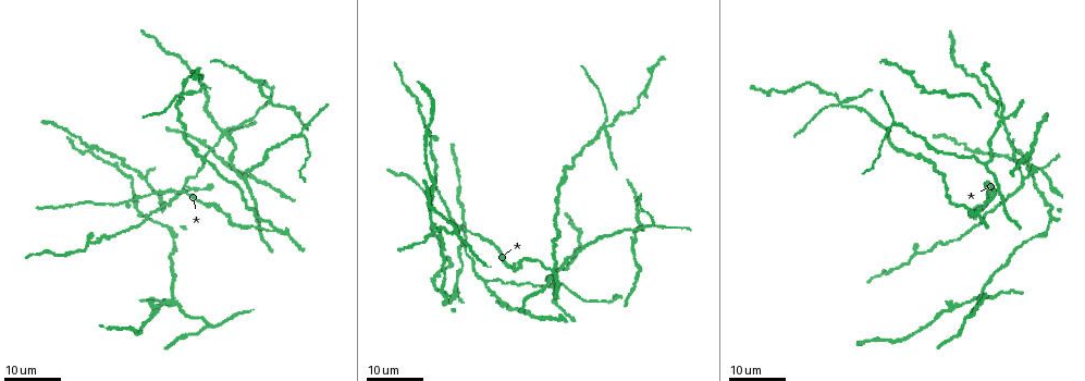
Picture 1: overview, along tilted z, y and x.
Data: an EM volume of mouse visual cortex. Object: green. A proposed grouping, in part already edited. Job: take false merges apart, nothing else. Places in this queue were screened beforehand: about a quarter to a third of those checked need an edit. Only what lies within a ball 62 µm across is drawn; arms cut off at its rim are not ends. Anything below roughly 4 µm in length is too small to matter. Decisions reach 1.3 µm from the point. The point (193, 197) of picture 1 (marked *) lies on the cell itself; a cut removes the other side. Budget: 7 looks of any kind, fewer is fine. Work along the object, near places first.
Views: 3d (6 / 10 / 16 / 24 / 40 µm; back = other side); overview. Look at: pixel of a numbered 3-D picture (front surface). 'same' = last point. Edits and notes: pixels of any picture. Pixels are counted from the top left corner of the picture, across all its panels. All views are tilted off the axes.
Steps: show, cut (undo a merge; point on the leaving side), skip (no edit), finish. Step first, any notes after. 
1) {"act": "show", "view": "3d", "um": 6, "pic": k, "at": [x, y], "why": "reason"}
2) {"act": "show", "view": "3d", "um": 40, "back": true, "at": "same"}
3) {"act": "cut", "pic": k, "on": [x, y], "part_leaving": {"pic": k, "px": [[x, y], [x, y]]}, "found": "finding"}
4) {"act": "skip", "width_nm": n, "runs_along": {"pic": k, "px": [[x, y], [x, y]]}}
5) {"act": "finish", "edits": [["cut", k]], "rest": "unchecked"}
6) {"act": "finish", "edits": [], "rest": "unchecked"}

{"act": "show", "view": "3d", "um": 24, "pic": 1, "at": [245, 179], "why": "three-way junction"}

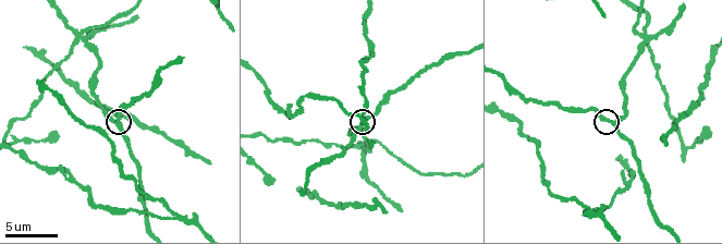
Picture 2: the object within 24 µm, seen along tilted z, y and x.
{"act": "show", "view": "3d", "um": 6, "pic": 2, "at": [613, 121]}

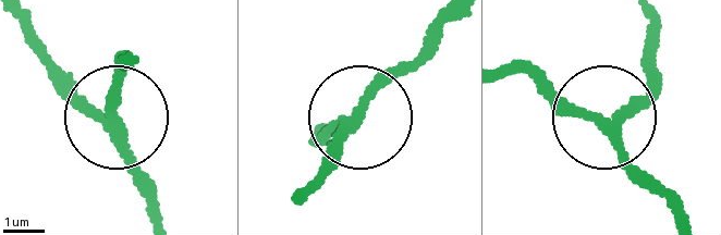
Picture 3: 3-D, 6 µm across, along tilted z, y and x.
{"act": "skip", "width_nm": 240, "found": "continuous, no second cell"}

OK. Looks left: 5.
{"act": "show", "view": "3d", "um": 16, "pic": 2, "at": [363, 151], "why": "four or more arms meet"}

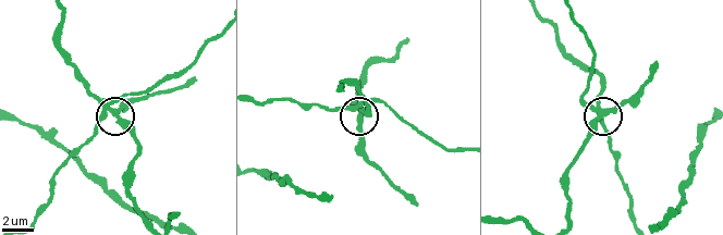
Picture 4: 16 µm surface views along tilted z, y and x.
{"act": "cut", "pic": 4, "on": [380, 101], "arms": 5, "part_leaving": {"pic": 4, "px": [[356, 107], [323, 109], [292, 100], [256, 101]]}, "found": "a second cell is stuck on"}

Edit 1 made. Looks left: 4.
{"act": "show", "view": "3d", "um": 16, "pic": 1, "at": [458, 269]}

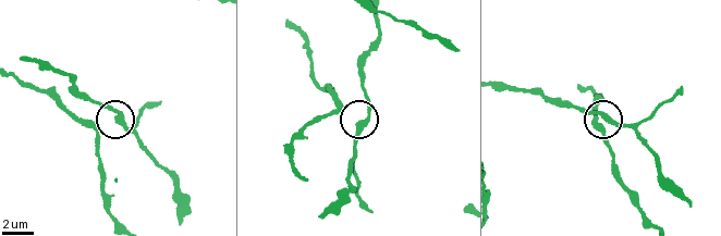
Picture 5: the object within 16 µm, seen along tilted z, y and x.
{"act": "show", "view": "3d", "um": 6, "pic": 5, "at": [117, 121]}

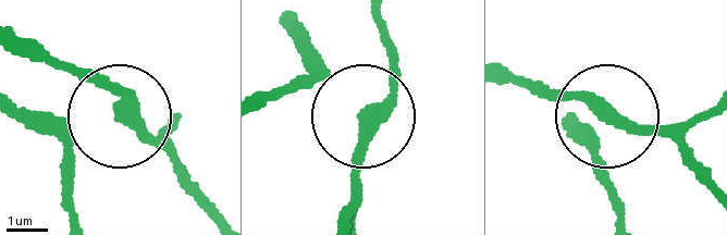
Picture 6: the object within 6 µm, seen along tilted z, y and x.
{"act": "skip", "width_nm": 240, "found": "all the same cell"}

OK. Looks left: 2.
{"act": "finish", "edits": [["cut", 4]], "rest": "unchecked"}

